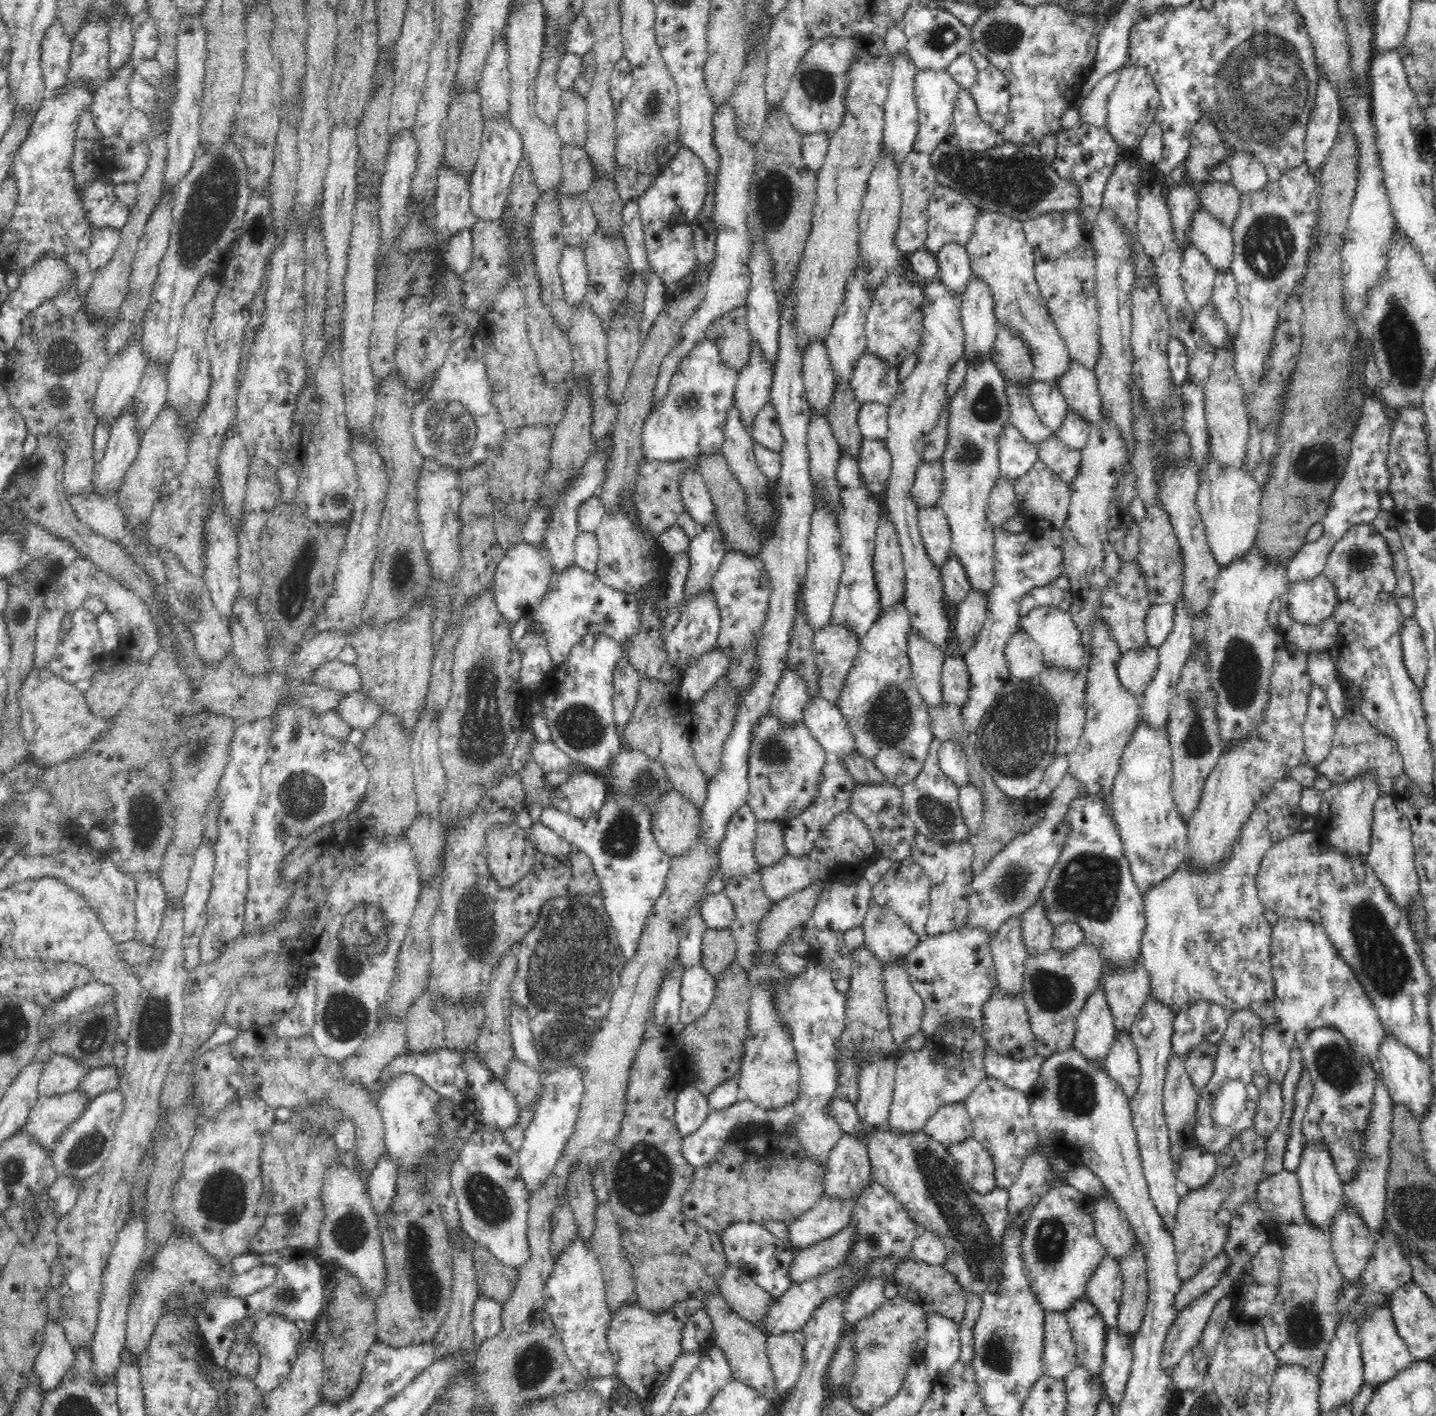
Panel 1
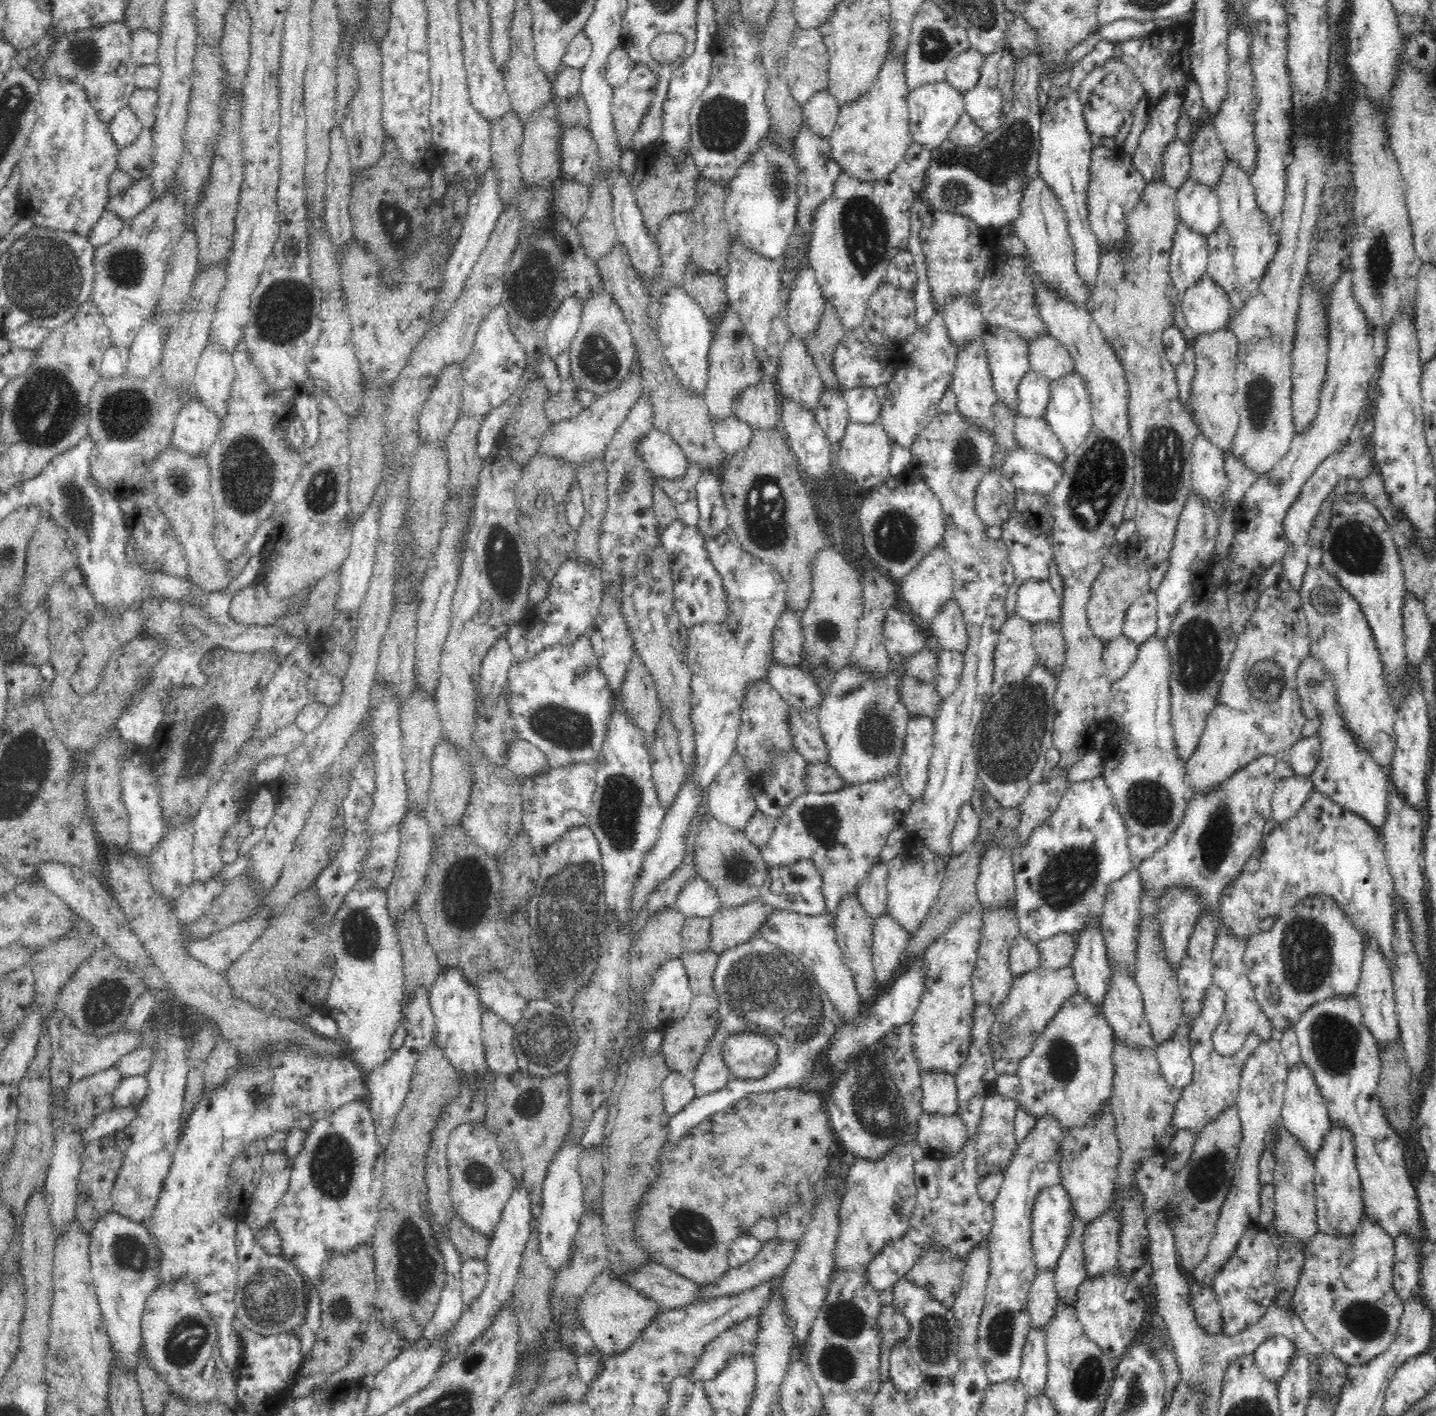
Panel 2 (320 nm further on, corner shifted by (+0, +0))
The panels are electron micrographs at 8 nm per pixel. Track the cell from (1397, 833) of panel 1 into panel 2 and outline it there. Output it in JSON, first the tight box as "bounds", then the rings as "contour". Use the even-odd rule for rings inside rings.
{"bounds":[1296,653,1392,834],"contour":[[[1312,653],[1305,656],[1296,673],[1296,684],[1297,695],[1305,717],[1309,720],[1312,718],[1321,720],[1316,734],[1320,740],[1320,758],[1317,760],[1316,770],[1310,776],[1313,785],[1327,798],[1366,819],[1381,834],[1388,812],[1390,784],[1387,776],[1392,773],[1392,770],[1384,770],[1362,745],[1358,745],[1356,737],[1352,735],[1352,731],[1348,729],[1340,713],[1334,679],[1330,677],[1328,671],[1324,671],[1322,660],[1312,656]]]}

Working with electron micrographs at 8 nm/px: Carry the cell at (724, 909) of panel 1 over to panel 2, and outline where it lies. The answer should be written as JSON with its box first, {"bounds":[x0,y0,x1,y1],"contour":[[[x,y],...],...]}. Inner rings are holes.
{"bounds":[674,874,721,920],"contour":[[[698,874],[692,877],[678,893],[674,907],[685,918],[700,917],[710,920],[710,917],[721,909],[719,899],[712,883]]]}

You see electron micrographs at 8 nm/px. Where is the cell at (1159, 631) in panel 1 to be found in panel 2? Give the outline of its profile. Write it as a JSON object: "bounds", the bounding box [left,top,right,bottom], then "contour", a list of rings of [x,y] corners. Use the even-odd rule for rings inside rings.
{"bounds":[1122,590,1157,645],"contour":[[[1152,590],[1136,599],[1126,611],[1122,635],[1141,645],[1157,633],[1157,596]]]}

